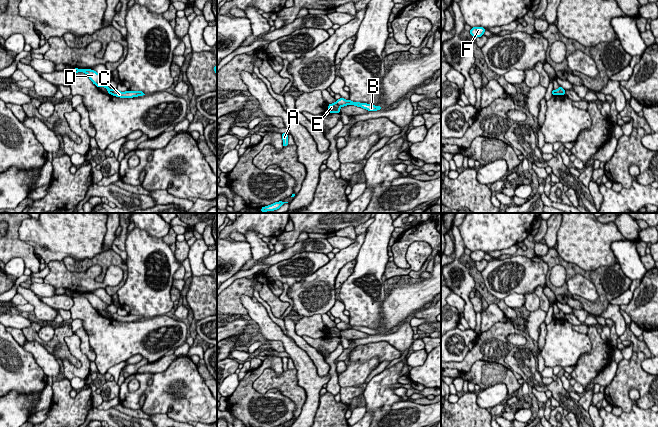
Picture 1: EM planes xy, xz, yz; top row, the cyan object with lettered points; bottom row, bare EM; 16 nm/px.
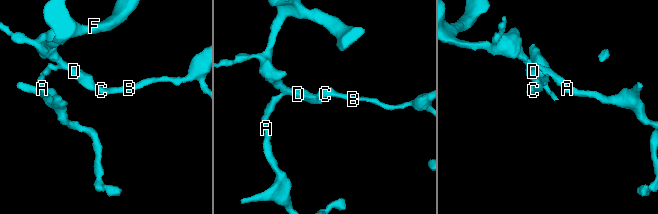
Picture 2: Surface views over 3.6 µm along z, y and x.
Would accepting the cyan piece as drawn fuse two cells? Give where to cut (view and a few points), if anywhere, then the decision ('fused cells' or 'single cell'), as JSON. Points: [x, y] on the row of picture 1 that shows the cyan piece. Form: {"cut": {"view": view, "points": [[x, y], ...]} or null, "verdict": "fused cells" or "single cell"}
{"cut": {"view": "xz", "points": [[335, 103], [340, 106]]}, "verdict": "fused cells"}

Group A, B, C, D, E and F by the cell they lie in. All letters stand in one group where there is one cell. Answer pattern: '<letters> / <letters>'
A D E F / B C

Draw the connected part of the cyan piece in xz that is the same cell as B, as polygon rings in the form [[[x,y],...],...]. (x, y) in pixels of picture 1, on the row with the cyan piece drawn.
[[[340,98],[338,100],[336,100],[336,104],[339,105],[340,107],[346,106],[346,105],[354,105],[354,106],[358,106],[361,108],[364,108],[368,111],[376,111],[376,110],[380,110],[382,109],[381,106],[374,106],[374,105],[370,105],[367,103],[359,103],[359,102],[352,102],[350,99],[347,101],[344,98]]]

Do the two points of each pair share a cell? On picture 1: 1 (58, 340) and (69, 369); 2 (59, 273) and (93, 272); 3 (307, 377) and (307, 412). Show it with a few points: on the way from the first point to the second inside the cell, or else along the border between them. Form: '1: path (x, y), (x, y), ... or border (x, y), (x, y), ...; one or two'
1: border (66, 336), (65, 343), (80, 362), (79, 368); two
2: path (67, 278), (85, 278); one
3: path (311, 386), (311, 403); one

